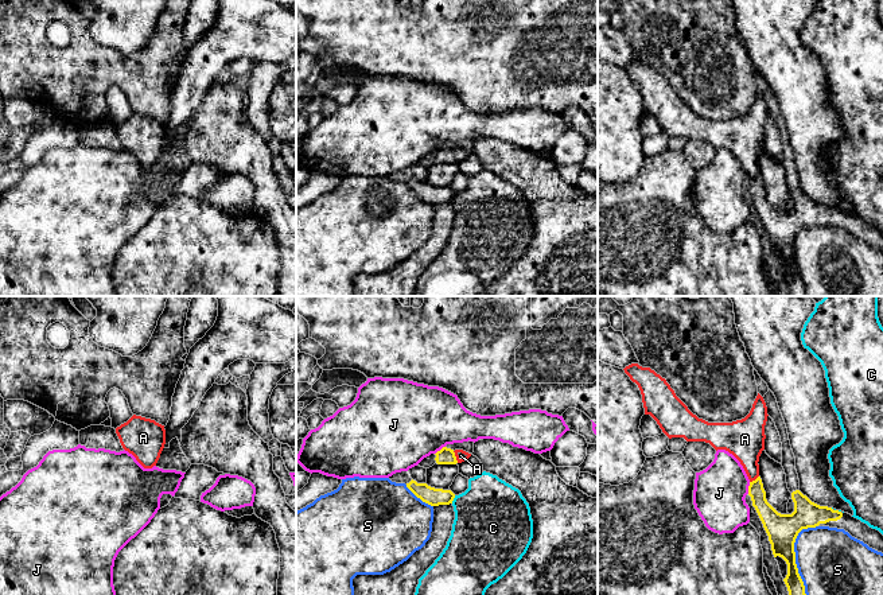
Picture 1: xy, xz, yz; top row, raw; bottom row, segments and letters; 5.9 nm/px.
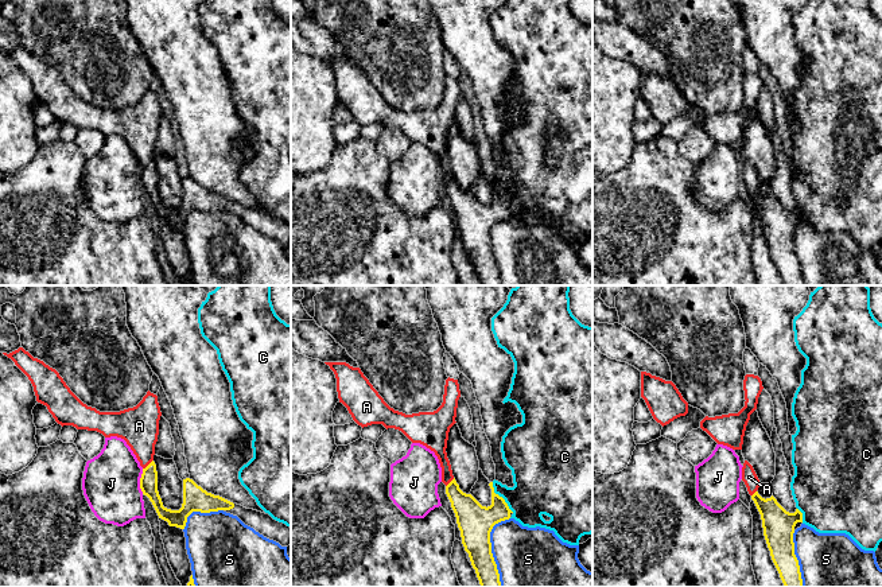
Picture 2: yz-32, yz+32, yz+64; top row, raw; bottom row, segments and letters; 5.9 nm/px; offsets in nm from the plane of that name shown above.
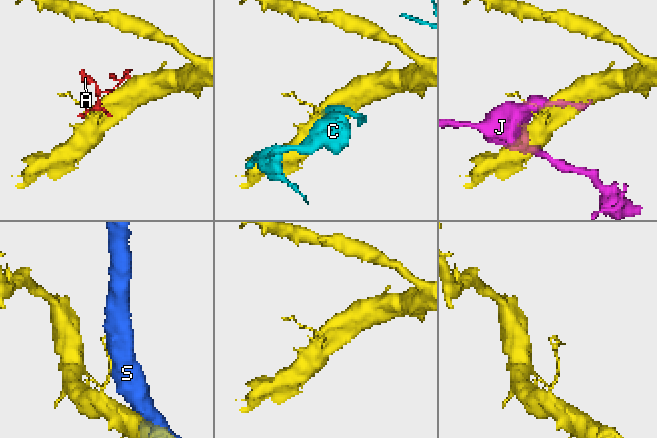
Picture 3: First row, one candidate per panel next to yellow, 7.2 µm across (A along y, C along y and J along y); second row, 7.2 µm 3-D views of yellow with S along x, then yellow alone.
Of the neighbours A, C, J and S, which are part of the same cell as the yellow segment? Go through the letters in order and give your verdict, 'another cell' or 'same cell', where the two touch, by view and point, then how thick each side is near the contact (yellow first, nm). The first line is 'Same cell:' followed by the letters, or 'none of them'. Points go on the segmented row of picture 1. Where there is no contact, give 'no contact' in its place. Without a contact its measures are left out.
Same cell: none of them
A: another cell | xz (455, 457) | 100/70 nm
C: another cell | xz (452, 500) | 110/440 nm
J: another cell | yz (749, 487) | 130/300 nm
S: another cell | yz (794, 555) | 190/400 nm

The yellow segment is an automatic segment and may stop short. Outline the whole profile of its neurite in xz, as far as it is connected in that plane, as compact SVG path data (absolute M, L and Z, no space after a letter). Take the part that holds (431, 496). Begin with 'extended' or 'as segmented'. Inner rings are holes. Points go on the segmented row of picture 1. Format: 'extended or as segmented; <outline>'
as segmented; M411 481L407 487L423 502L431 506L450 505L452 503L455 494L451 490L435 489L427 483L417 483Z

